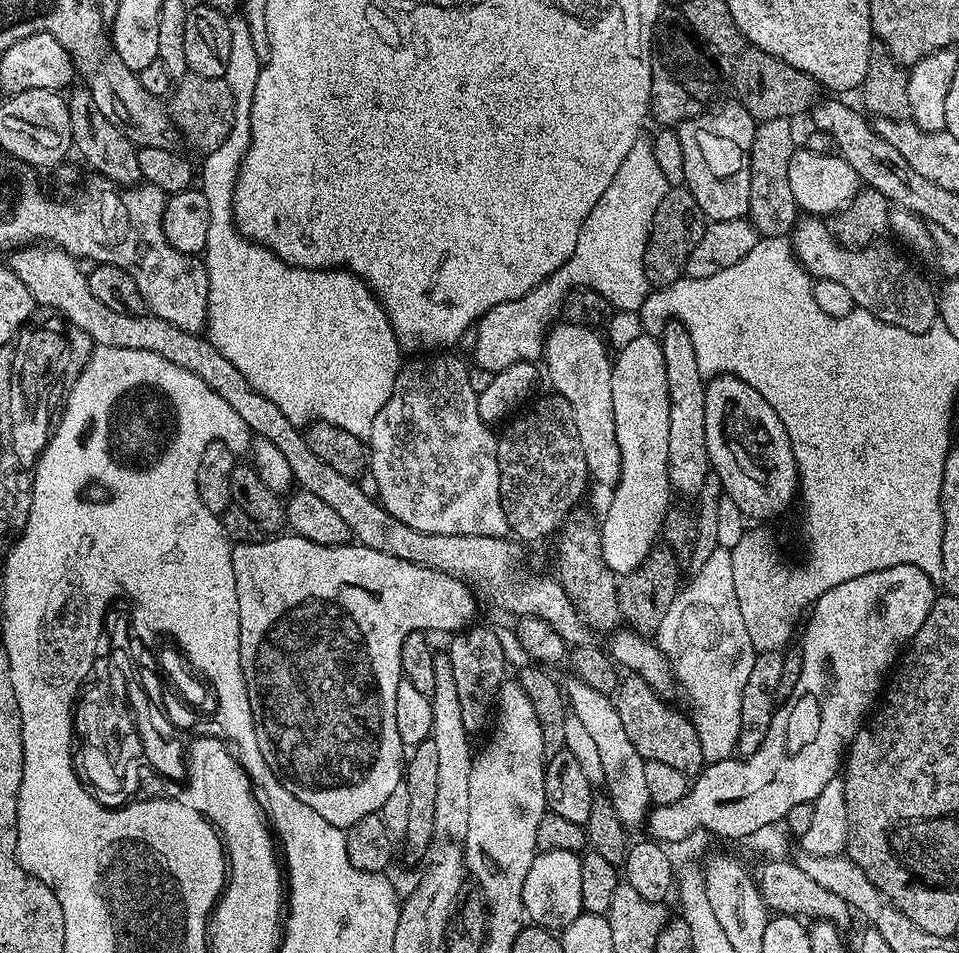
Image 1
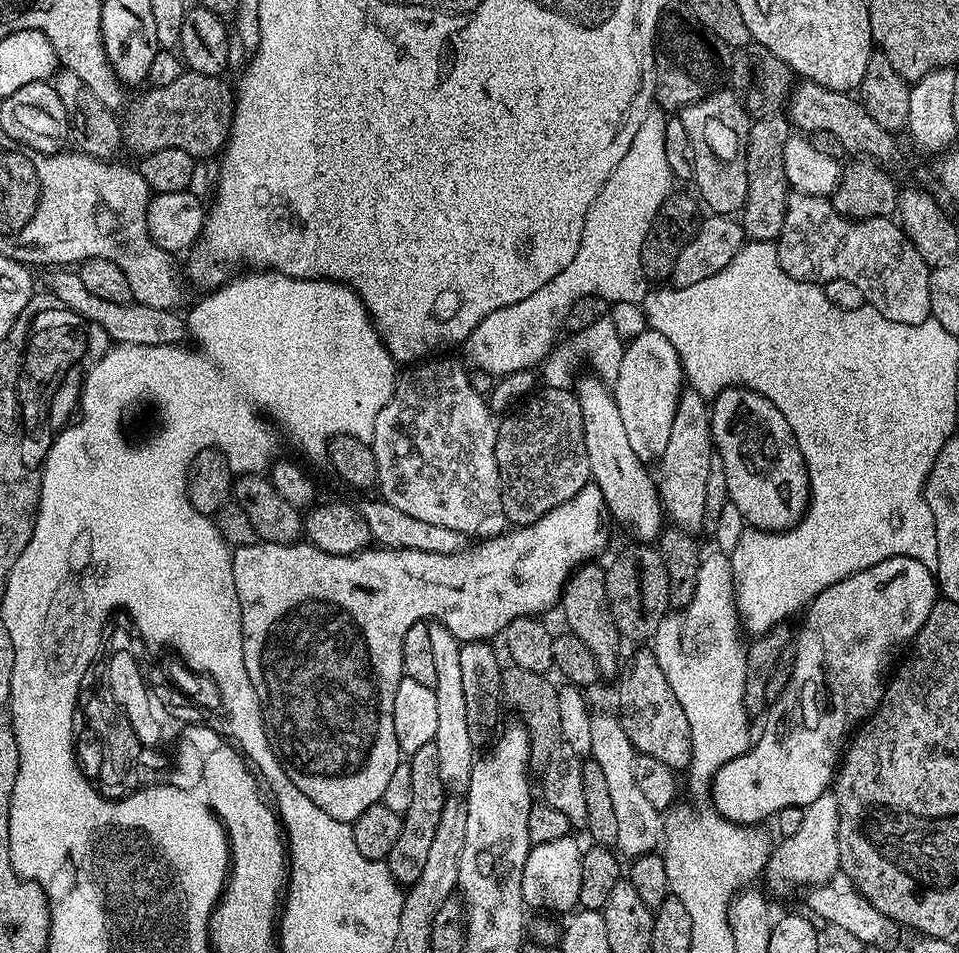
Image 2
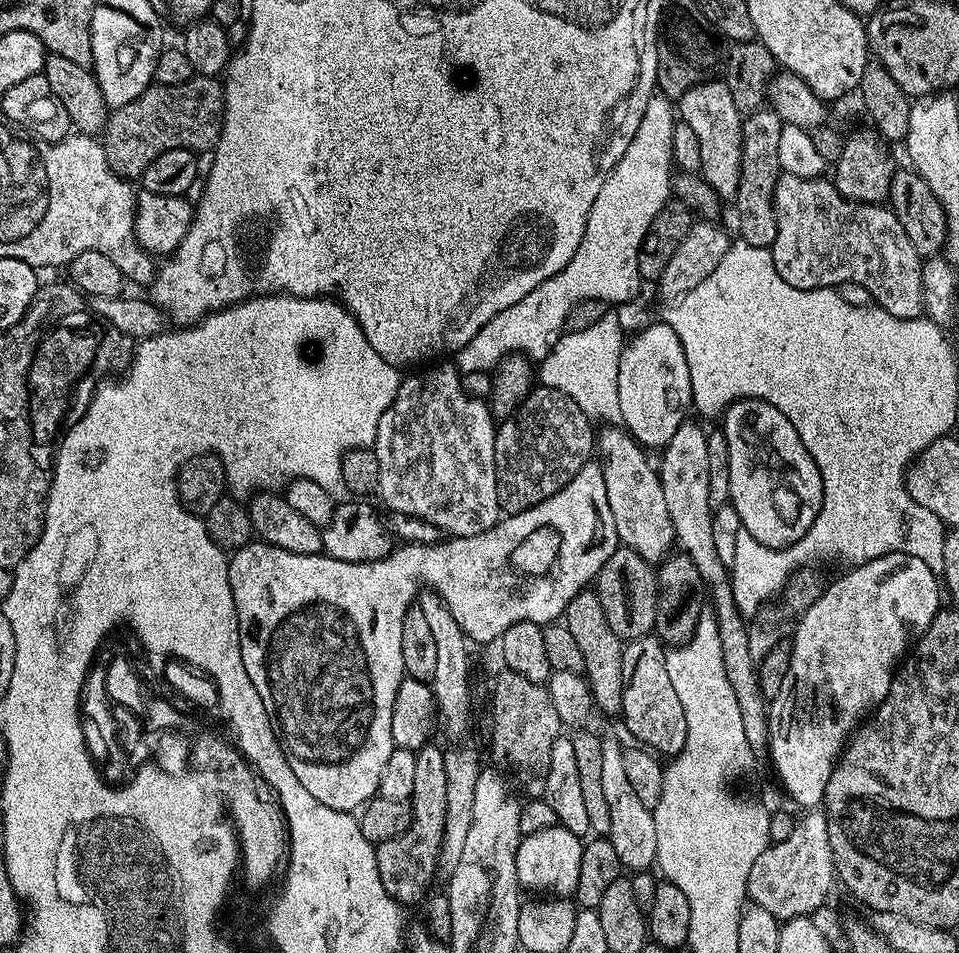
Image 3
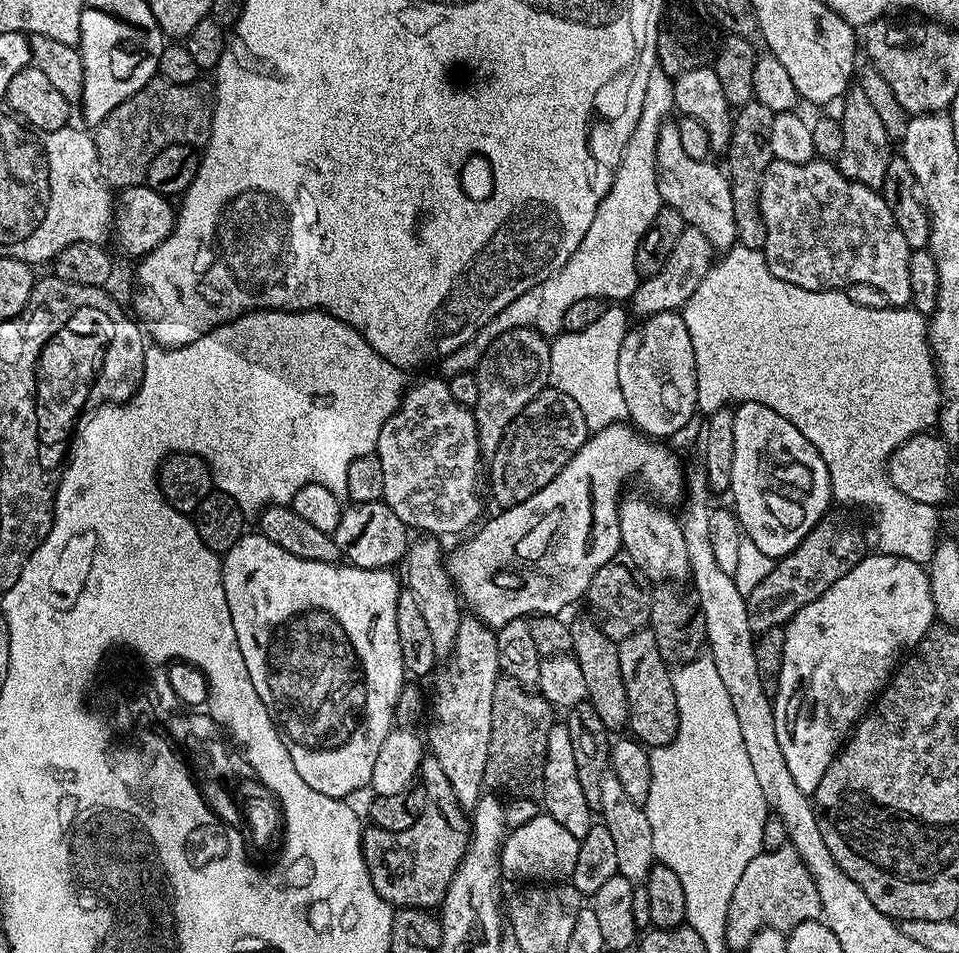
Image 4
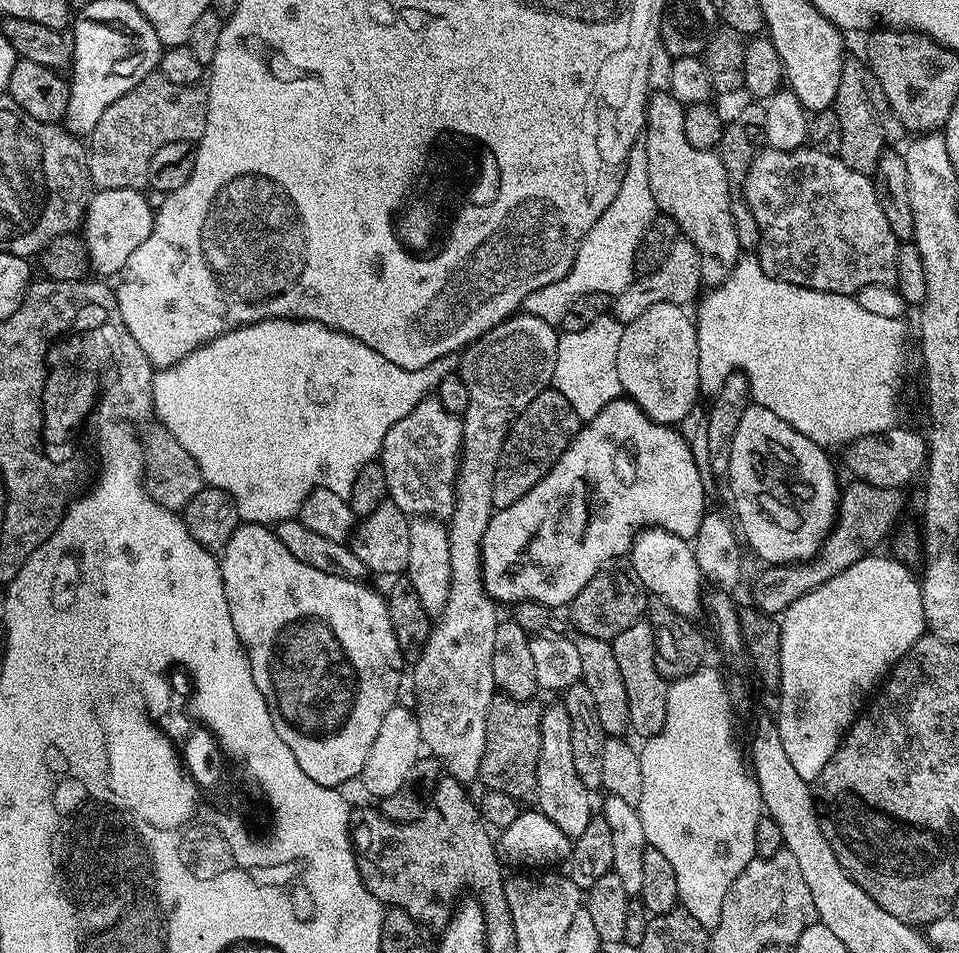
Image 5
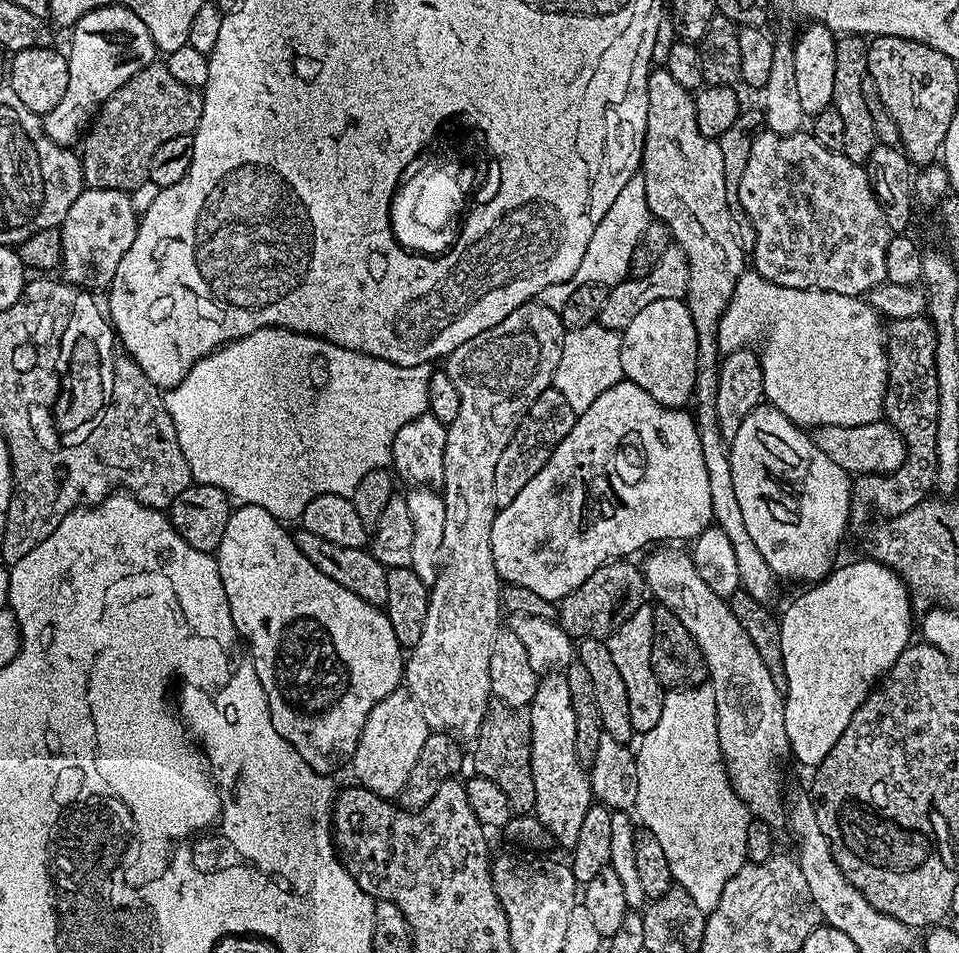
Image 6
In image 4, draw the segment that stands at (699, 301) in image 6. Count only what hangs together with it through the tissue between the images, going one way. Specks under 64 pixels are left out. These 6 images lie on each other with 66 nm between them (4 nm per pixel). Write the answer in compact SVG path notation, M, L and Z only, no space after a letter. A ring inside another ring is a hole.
M666 122L658 134L656 151L658 170L658 194L667 207L682 214L685 225L702 230L712 243L713 249L727 250L737 243L734 226L734 198L730 198L730 181L708 160L690 158L682 147L682 137L678 134L678 123Z

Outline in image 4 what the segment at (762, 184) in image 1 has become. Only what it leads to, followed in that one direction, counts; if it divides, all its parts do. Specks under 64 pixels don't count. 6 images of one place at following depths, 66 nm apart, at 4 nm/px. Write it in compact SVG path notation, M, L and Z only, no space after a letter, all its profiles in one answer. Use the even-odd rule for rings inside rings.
M755 98L748 104L739 105L732 121L732 137L726 149L726 175L730 181L730 198L734 198L736 238L742 248L750 250L761 250L766 242L766 222L762 222L760 209L760 183L764 172L773 162L770 129L775 117L776 113L770 110L770 106L762 106L762 102Z

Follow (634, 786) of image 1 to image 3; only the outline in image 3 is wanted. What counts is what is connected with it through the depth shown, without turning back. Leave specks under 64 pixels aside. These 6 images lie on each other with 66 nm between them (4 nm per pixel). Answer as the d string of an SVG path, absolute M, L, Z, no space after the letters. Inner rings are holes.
M605 739L602 743L602 786L606 803L610 809L610 830L607 839L614 846L620 859L621 869L629 873L647 872L655 865L658 854L658 833L654 830L652 809L638 798L626 774L624 761L625 749L619 748L612 740Z

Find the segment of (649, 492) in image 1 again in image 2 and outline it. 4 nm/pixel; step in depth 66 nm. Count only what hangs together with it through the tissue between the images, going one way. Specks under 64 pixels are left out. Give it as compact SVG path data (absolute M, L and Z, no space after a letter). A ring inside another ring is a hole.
M655 330L643 331L632 341L627 341L614 381L614 395L618 414L622 414L622 426L626 426L626 435L630 437L630 447L633 448L634 454L638 454L642 461L656 462L666 450L666 442L670 438L670 426L674 423L674 412L686 380L686 369L680 365L680 353L674 350L674 346L664 335Z

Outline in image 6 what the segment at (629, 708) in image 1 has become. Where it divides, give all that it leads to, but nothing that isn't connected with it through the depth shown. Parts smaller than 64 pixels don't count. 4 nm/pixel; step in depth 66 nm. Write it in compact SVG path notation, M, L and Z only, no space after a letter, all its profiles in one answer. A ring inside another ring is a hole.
M642 606L624 618L606 641L610 655L622 674L622 682L626 686L626 694L630 701L630 726L633 733L643 734L658 726L658 718L662 718L662 702L665 688L654 678L654 670L650 662L650 650L654 646L654 618L652 608Z

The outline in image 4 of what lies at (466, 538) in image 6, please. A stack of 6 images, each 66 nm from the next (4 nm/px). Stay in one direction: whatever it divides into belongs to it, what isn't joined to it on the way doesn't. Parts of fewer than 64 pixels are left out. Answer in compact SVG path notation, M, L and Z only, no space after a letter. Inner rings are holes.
M515 328L485 350L483 358L475 361L474 375L478 382L478 402L474 409L481 453L498 450L506 426L543 388L549 387L551 348L549 337L532 328ZM475 618L461 619L456 635L456 644L447 661L448 669L445 672L437 671L434 676L436 685L430 694L430 714L432 710L432 725L428 728L426 744L430 749L430 756L436 759L436 768L446 774L446 782L450 782L450 790L454 798L465 810L475 808L480 797L485 795L486 785L486 754L490 750L490 730L492 729L492 703L494 702L494 686L502 673L498 662L498 646L496 634L487 624Z

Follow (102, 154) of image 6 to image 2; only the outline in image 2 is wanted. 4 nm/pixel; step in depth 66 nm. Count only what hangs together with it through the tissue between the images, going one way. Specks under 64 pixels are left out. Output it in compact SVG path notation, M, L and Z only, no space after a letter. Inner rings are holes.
M186 70L170 86L149 87L123 113L123 147L137 152L140 158L167 148L186 150L186 154L197 158L212 156L215 152L217 155L232 130L234 92L231 87L228 89L226 81L219 76Z

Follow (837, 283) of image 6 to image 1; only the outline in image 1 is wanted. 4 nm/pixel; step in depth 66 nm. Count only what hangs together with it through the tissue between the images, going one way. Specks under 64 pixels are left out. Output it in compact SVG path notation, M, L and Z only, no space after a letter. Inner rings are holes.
M813 214L797 219L790 239L792 251L809 277L842 283L850 290L855 307L869 312L873 319L913 335L924 335L926 330L935 327L939 313L935 289L932 290L929 282L894 247L877 242L866 248L845 248L837 244L831 227Z

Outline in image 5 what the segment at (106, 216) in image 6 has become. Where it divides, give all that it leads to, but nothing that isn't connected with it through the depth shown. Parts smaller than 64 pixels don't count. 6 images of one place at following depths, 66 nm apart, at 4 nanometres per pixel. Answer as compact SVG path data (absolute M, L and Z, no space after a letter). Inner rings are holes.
M99 189L89 199L82 221L82 239L90 253L91 271L100 278L109 278L115 272L123 273L127 269L130 254L134 254L134 250L138 250L138 246L150 238L155 224L156 213L141 189Z

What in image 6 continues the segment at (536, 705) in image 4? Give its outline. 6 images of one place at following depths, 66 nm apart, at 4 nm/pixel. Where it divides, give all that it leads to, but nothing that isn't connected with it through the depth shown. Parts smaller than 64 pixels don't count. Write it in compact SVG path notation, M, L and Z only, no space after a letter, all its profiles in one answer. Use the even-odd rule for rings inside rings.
M496 702L489 707L482 718L480 733L476 735L474 747L476 753L470 760L476 763L475 775L490 778L494 786L502 789L506 794L506 802L510 802L516 816L527 816L535 813L534 802L534 774L530 770L530 715L525 709L511 708Z

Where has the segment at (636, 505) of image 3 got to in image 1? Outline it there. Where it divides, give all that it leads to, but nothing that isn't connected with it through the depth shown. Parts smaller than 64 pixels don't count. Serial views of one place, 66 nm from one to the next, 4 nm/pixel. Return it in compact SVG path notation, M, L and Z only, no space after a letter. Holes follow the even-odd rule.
M553 324L544 337L542 364L548 367L551 391L570 402L589 477L608 490L620 478L620 451L614 434L614 398L610 394L613 357L610 352L608 356L608 348L596 332L599 331L587 324Z

